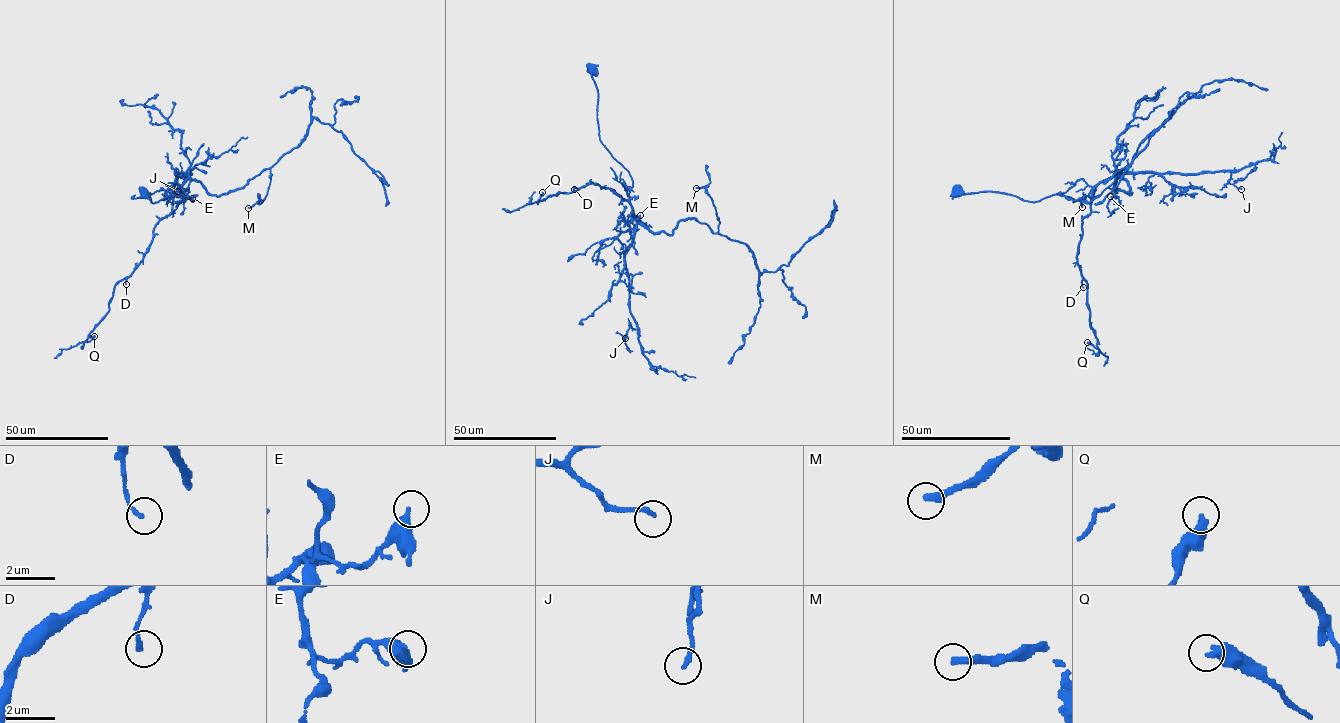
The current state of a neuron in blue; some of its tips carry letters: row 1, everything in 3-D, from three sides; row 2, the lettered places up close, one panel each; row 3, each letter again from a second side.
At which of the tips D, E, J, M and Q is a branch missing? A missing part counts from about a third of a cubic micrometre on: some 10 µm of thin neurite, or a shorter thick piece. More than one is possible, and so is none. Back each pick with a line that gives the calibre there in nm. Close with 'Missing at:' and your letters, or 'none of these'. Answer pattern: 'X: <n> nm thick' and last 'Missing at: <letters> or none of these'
M: 280 nm thick
Missing at: M

